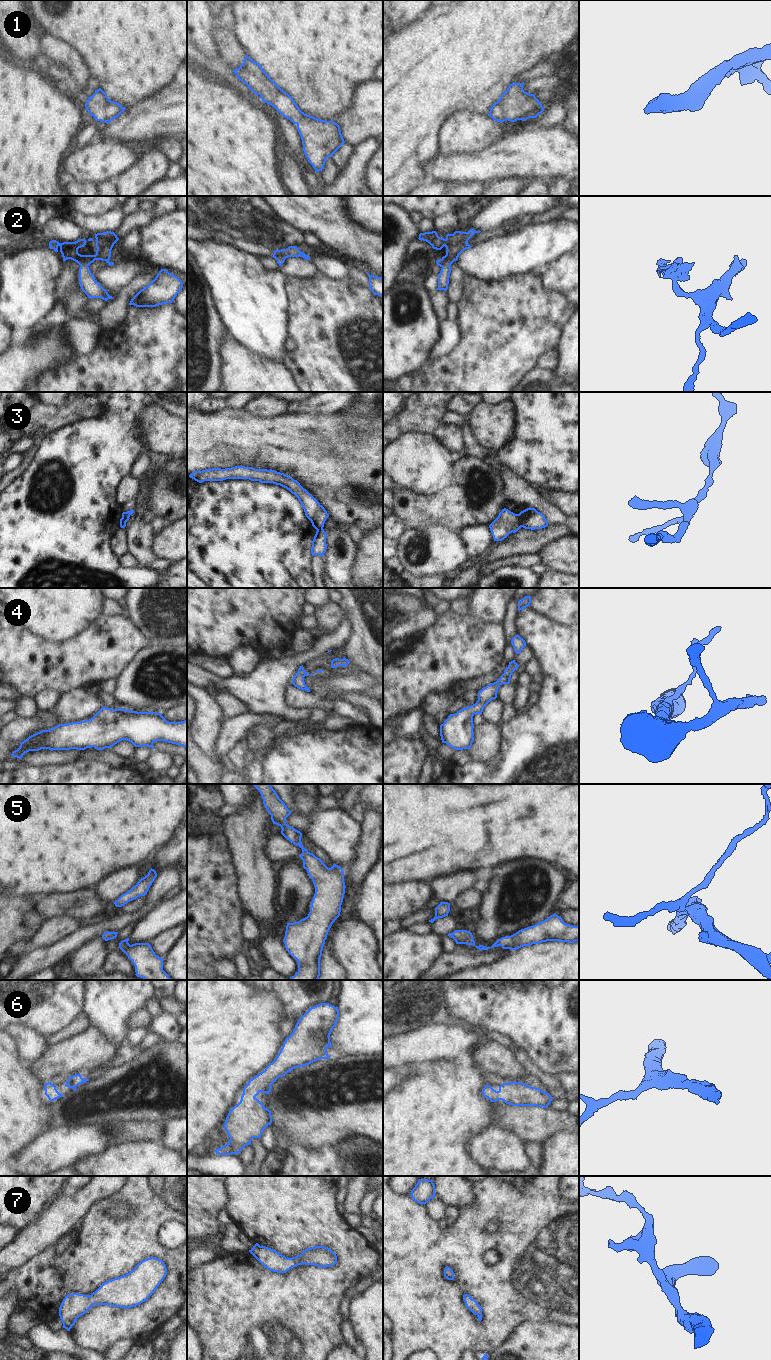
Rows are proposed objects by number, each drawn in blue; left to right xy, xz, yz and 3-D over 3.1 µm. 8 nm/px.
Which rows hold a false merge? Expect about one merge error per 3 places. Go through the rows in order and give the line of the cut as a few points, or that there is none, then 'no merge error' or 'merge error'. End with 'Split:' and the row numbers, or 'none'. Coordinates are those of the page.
1: cut none; no merge error
2: cut none; no merge error
3: cut yz (517, 514), (522, 526); merge error
4: cut none; no merge error
5: cut none; no merge error
6: cut none; no merge error
7: cut none; no merge error
Split: 3

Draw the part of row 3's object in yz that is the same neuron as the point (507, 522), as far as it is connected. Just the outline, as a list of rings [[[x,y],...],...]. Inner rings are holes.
[[[504,508],[498,517],[489,525],[494,541],[504,540],[510,533],[517,532],[522,527],[518,514]]]

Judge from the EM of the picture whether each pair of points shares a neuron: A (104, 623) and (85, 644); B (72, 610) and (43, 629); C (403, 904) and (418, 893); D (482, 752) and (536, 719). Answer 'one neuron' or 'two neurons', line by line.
A: one neuron
B: one neuron
C: one neuron
D: two neurons

